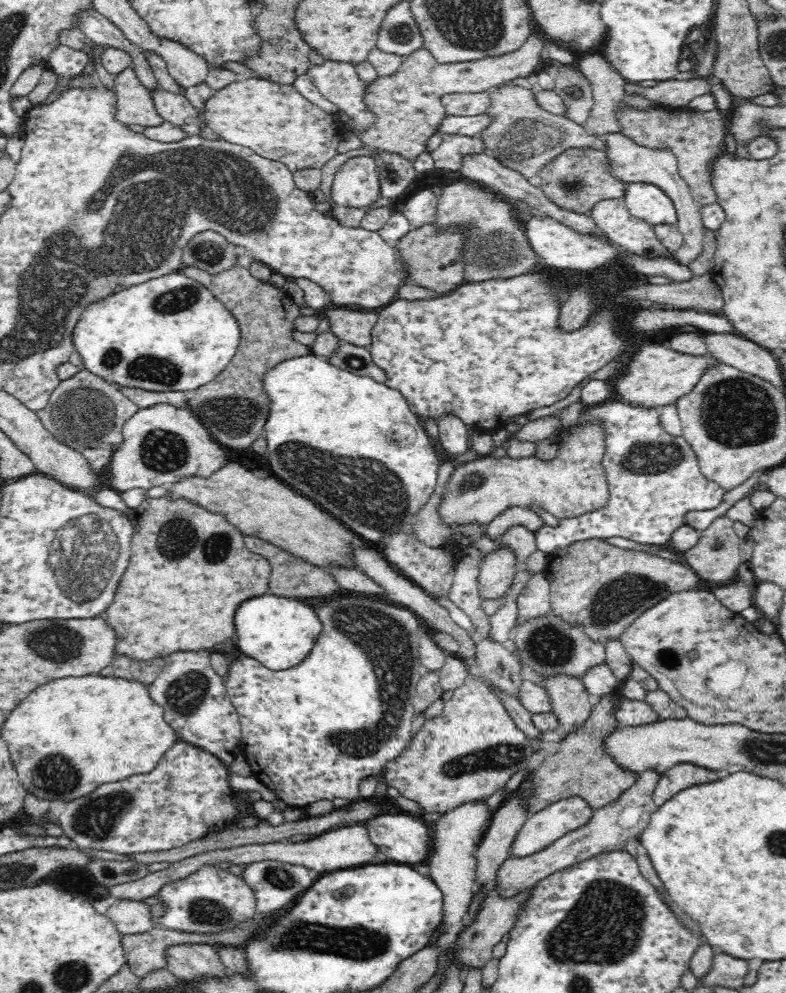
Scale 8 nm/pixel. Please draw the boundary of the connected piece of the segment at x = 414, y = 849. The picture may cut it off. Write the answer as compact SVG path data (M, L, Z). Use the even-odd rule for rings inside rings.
M400 811L386 812L364 821L364 827L368 829L370 840L377 846L380 852L384 852L387 858L396 860L396 863L405 863L418 867L428 858L430 852L430 829L422 820L415 821L416 816Z

